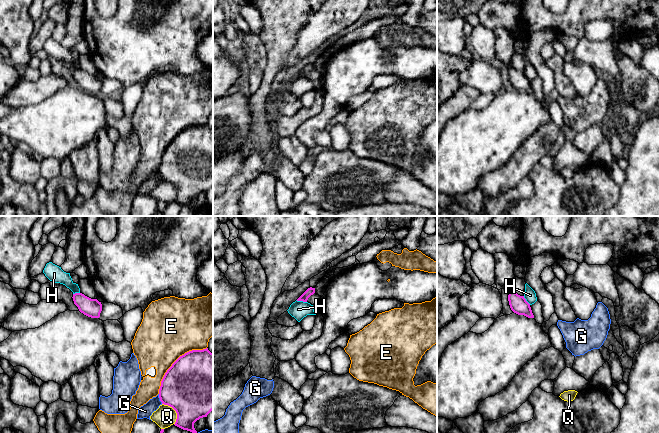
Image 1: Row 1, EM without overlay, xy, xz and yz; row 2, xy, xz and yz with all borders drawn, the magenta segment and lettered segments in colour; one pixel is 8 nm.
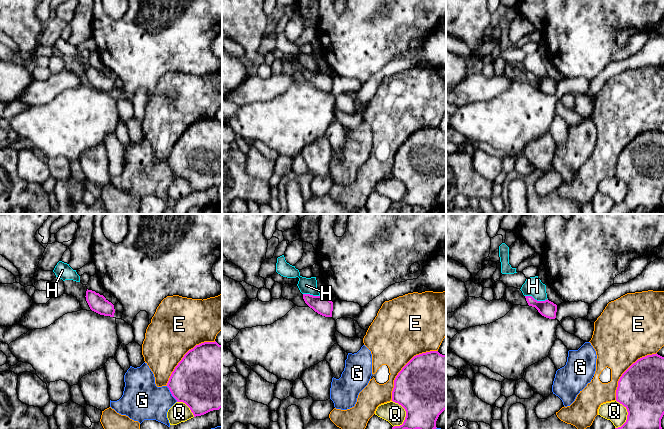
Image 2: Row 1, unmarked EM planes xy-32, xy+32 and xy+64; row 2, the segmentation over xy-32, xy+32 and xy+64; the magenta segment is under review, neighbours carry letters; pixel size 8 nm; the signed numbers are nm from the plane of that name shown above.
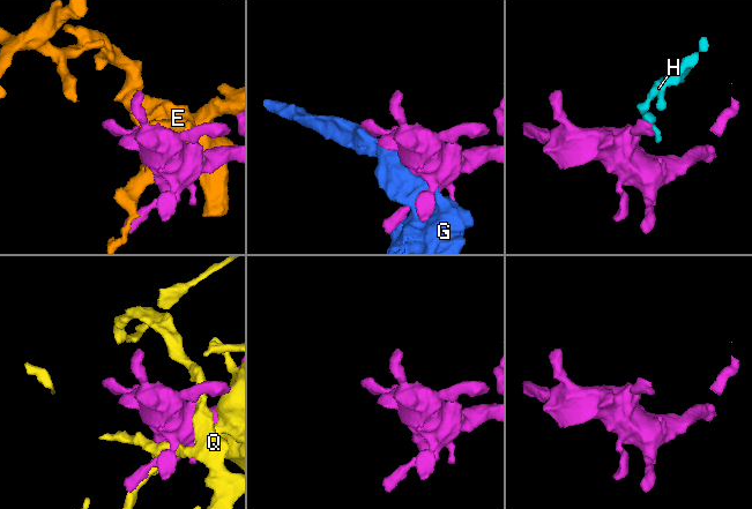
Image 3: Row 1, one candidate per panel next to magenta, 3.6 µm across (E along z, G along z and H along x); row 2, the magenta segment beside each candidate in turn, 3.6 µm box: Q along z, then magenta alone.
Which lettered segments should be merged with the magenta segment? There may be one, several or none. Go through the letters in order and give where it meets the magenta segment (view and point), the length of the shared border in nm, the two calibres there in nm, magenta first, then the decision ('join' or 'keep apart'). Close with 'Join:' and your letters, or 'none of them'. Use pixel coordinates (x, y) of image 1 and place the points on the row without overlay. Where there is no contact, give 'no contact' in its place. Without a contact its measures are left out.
E: contact xy (174, 138); length 550 nm; calibres 500 and 440 nm; keep apart
G: contact xy (160, 175); length 90 nm; calibres 420 and 110 nm; keep apart
H: contact xz (301, 76); length 90 nm; calibres 70 and 140 nm; keep apart
Q: contact xy (175, 186); length 200 nm; calibres 480 and 170 nm; keep apart
Join: none of them

